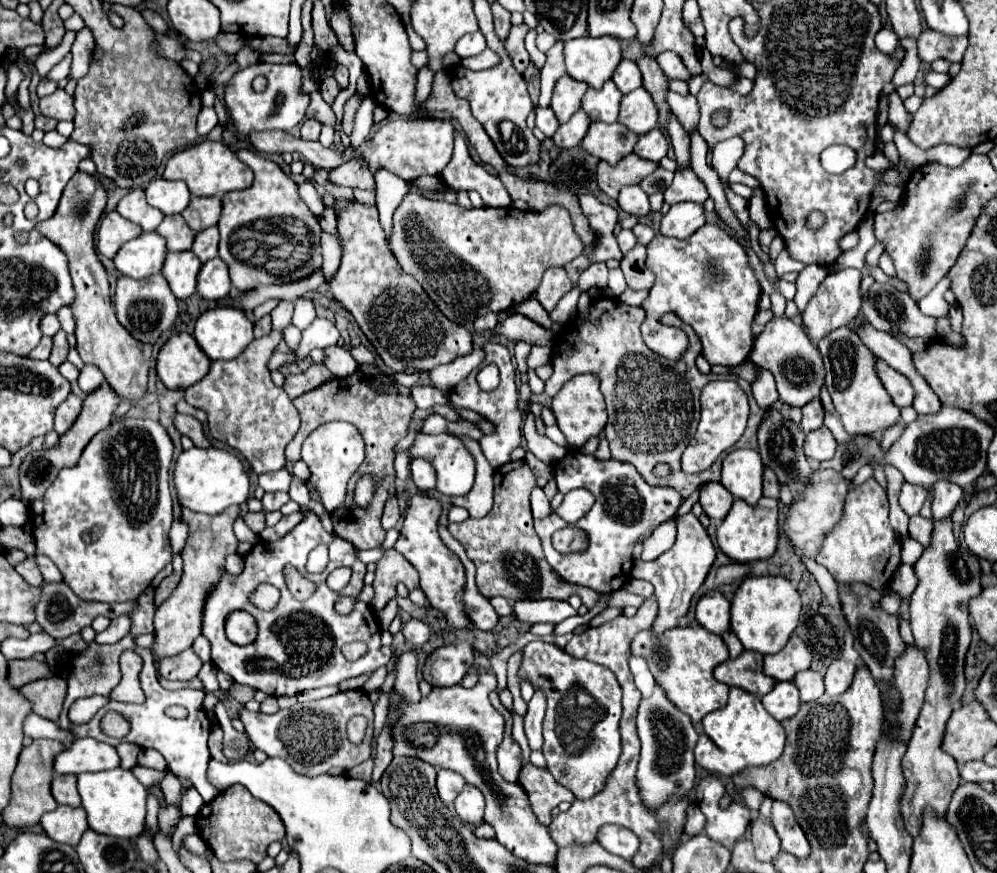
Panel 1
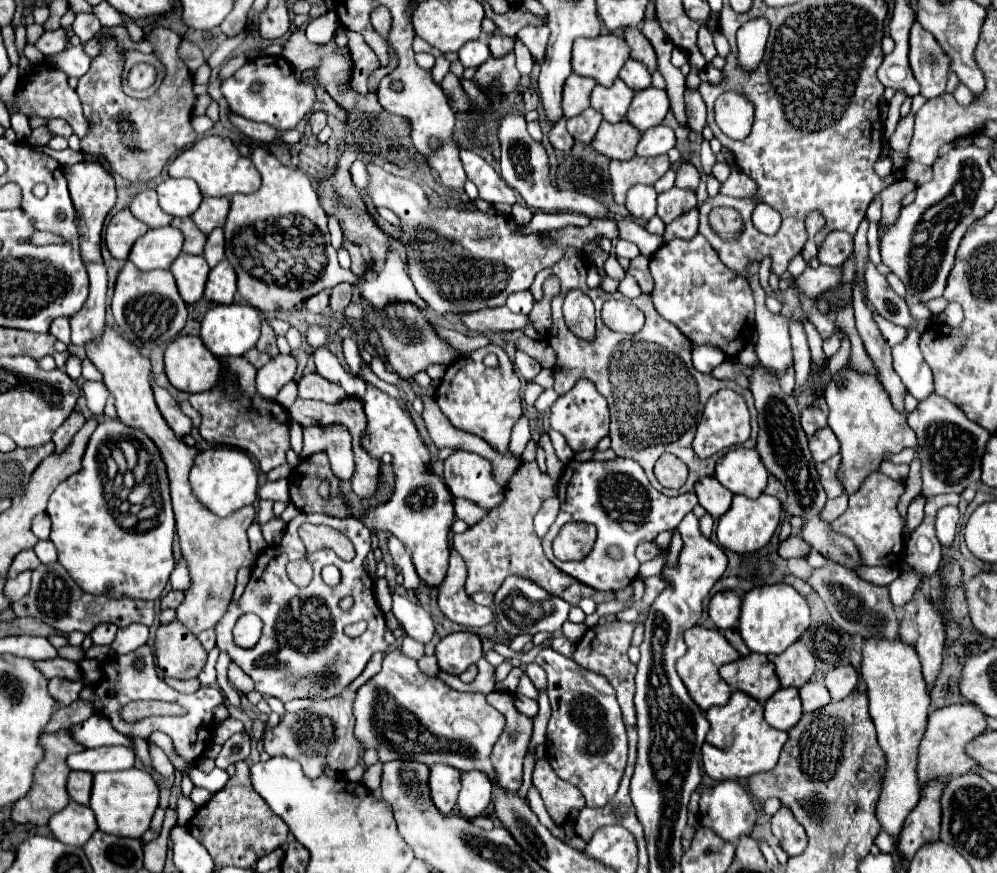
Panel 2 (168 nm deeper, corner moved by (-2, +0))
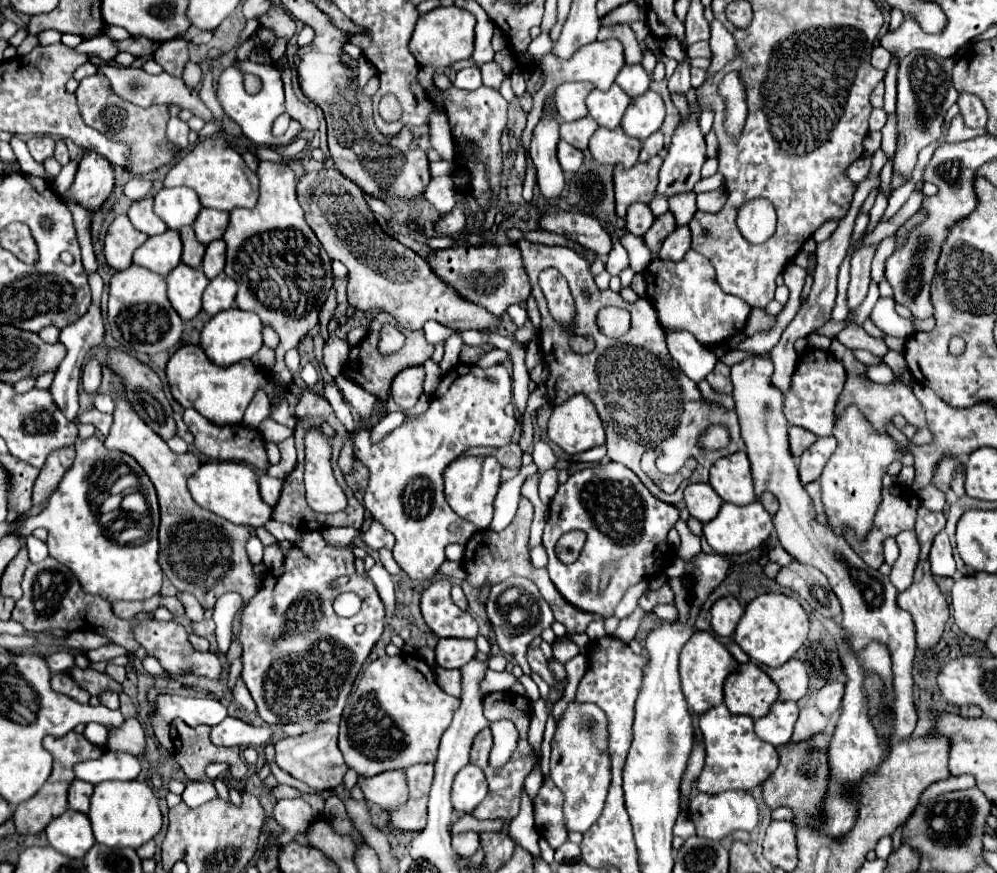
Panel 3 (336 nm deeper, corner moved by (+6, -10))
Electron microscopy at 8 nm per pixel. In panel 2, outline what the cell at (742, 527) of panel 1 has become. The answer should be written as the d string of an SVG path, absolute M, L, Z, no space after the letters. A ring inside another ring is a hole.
M761 494L757 500L749 500L747 496L733 496L733 504L729 512L725 512L719 518L715 534L723 548L737 554L747 554L747 552L755 552L767 546L779 522L781 522L781 502L775 496Z

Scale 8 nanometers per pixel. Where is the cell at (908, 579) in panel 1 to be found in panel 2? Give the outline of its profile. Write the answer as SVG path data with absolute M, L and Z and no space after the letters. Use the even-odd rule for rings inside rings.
M956 493L933 496L925 504L925 520L915 528L911 538L905 542L905 560L921 572L923 578L929 578L937 572L939 560L943 556L941 544L935 531L935 517L941 506L957 506L961 495Z

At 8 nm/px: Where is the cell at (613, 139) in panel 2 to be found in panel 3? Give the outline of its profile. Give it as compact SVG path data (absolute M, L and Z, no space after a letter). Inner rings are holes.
M597 128L589 142L589 150L601 164L623 164L625 168L631 168L637 162L641 142L627 136L621 128Z

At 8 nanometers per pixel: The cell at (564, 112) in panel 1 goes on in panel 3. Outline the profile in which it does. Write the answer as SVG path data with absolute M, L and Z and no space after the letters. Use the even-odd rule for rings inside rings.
M565 82L557 88L555 102L557 102L557 112L563 122L573 122L587 114L585 98L591 90L593 86L589 82Z

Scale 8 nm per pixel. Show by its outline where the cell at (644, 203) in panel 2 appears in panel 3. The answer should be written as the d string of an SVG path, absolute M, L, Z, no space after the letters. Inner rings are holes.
M637 202L637 204L629 206L627 218L625 218L625 222L627 222L625 228L627 228L631 234L635 234L635 236L643 236L643 234L651 228L653 220L655 220L655 216L653 216L651 208L649 208L647 204Z

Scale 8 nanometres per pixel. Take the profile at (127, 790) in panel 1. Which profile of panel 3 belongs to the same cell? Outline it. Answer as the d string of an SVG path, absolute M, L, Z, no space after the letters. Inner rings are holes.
M137 780L97 784L91 796L89 820L93 824L95 840L109 848L139 848L153 840L163 826L163 816L153 790Z

